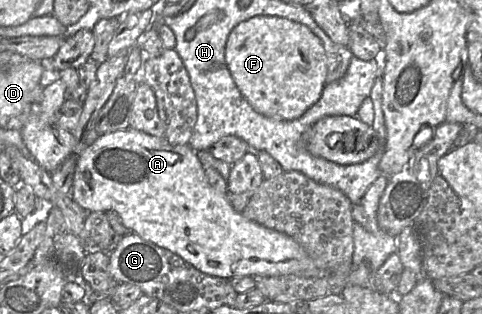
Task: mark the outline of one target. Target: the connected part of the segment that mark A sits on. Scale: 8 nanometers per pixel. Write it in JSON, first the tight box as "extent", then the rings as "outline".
{"extent":[72,127,321,279],"outline":[[[130,127],[102,135],[77,156],[72,198],[87,212],[116,212],[128,232],[179,255],[211,276],[233,279],[244,276],[321,275],[321,270],[294,239],[247,219],[233,208],[227,195],[210,186],[197,152],[189,144],[170,145],[165,137],[155,137]]]}

